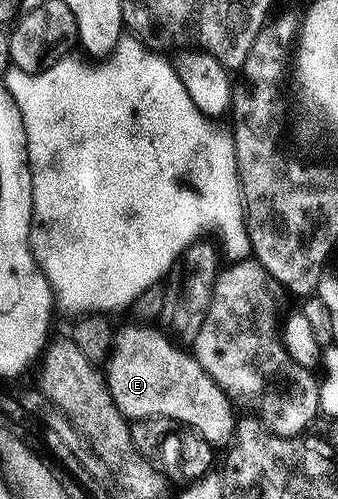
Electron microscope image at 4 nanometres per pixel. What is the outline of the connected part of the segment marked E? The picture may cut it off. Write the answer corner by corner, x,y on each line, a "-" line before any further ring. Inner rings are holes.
132,325
136,327
124,327
115,332
112,341
112,352
106,360
106,378
108,380
108,388
110,389
110,397
114,397
114,405
118,405
118,409
124,414
124,418
129,421
135,421
138,419
170,419
177,425
187,425
191,430
197,431
206,442
212,444
213,448
220,449
225,445
233,442
236,434
236,421
238,418
237,412
234,413
234,404
231,399
228,398
228,394
225,393
222,388
216,384
211,377
206,373
206,369
202,369
202,365
198,365
196,356
189,353
183,346
177,345
159,326
156,325

